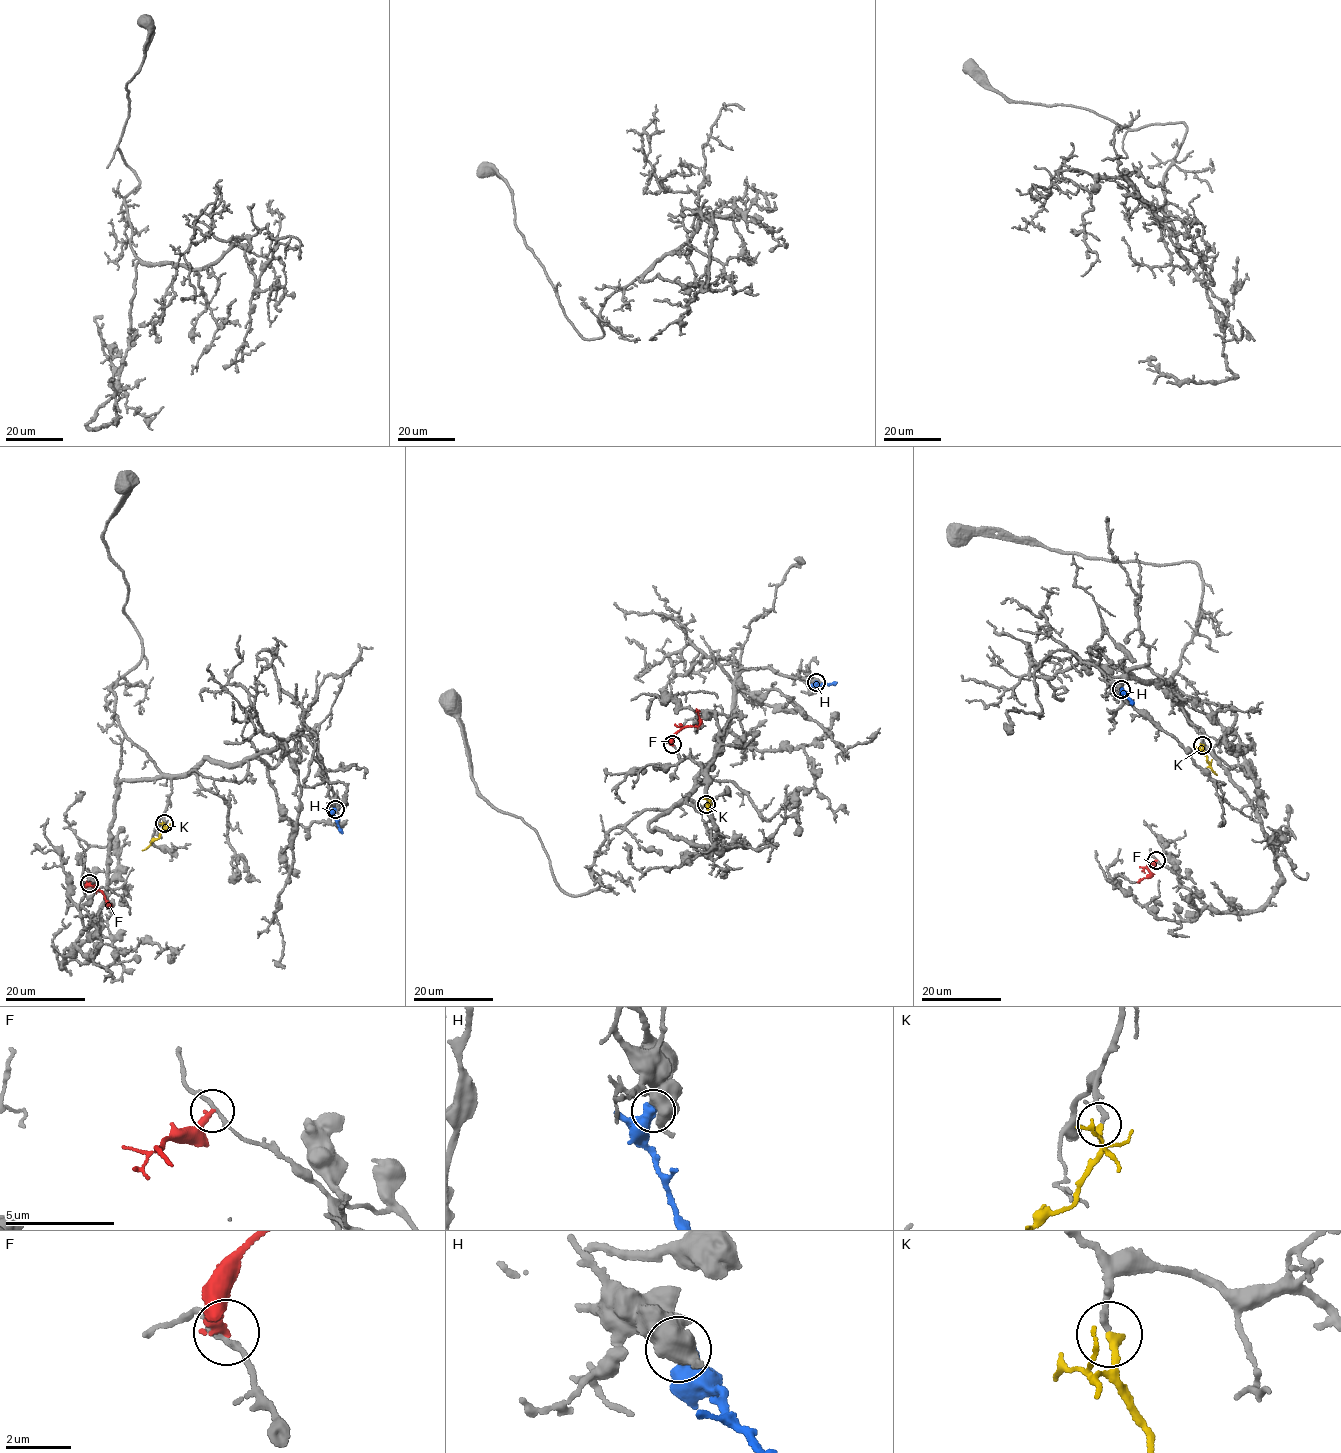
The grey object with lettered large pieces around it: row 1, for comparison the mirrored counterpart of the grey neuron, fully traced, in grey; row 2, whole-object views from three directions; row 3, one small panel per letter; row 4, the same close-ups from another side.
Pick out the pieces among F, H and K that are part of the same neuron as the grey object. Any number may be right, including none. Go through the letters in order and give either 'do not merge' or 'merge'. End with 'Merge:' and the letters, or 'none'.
F: do not merge
H: do not merge
K: merge
Merge: K

